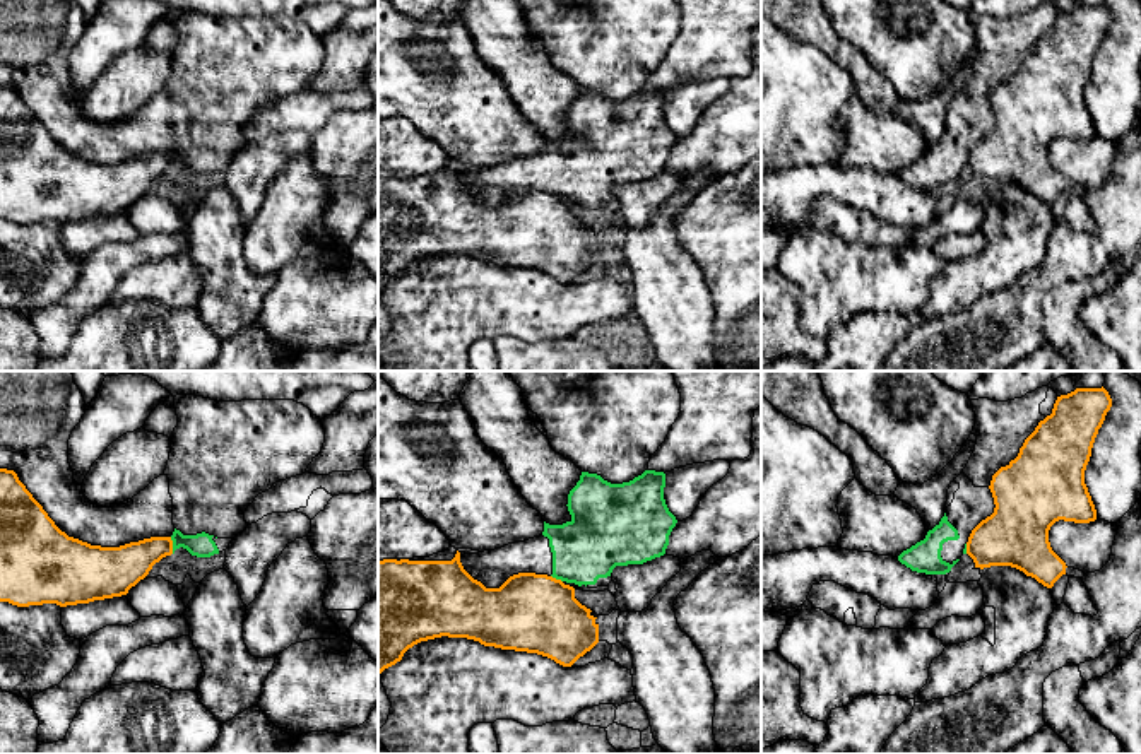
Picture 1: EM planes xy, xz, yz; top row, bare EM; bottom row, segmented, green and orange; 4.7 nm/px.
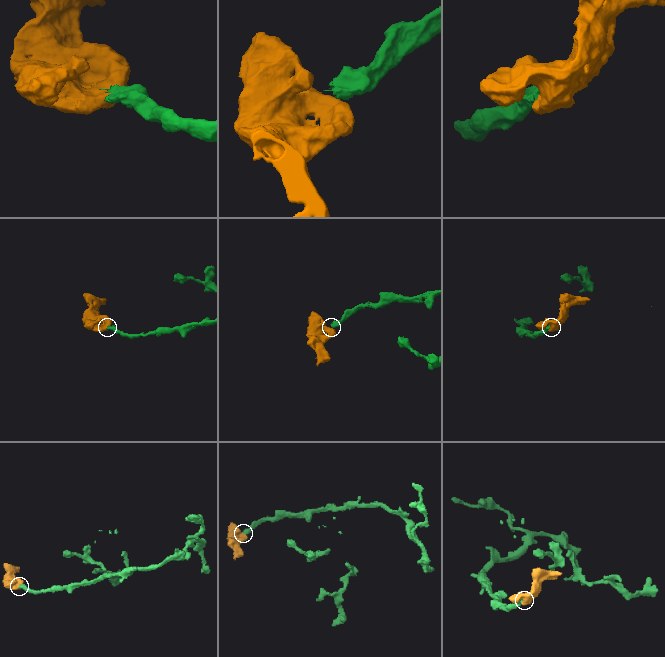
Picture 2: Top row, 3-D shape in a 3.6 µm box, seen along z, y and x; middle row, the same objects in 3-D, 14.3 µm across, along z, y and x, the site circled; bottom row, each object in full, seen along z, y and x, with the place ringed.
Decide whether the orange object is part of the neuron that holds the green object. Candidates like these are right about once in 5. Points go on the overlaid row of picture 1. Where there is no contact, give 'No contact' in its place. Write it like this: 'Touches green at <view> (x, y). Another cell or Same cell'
Touches green at xy (173, 546). Another cell

